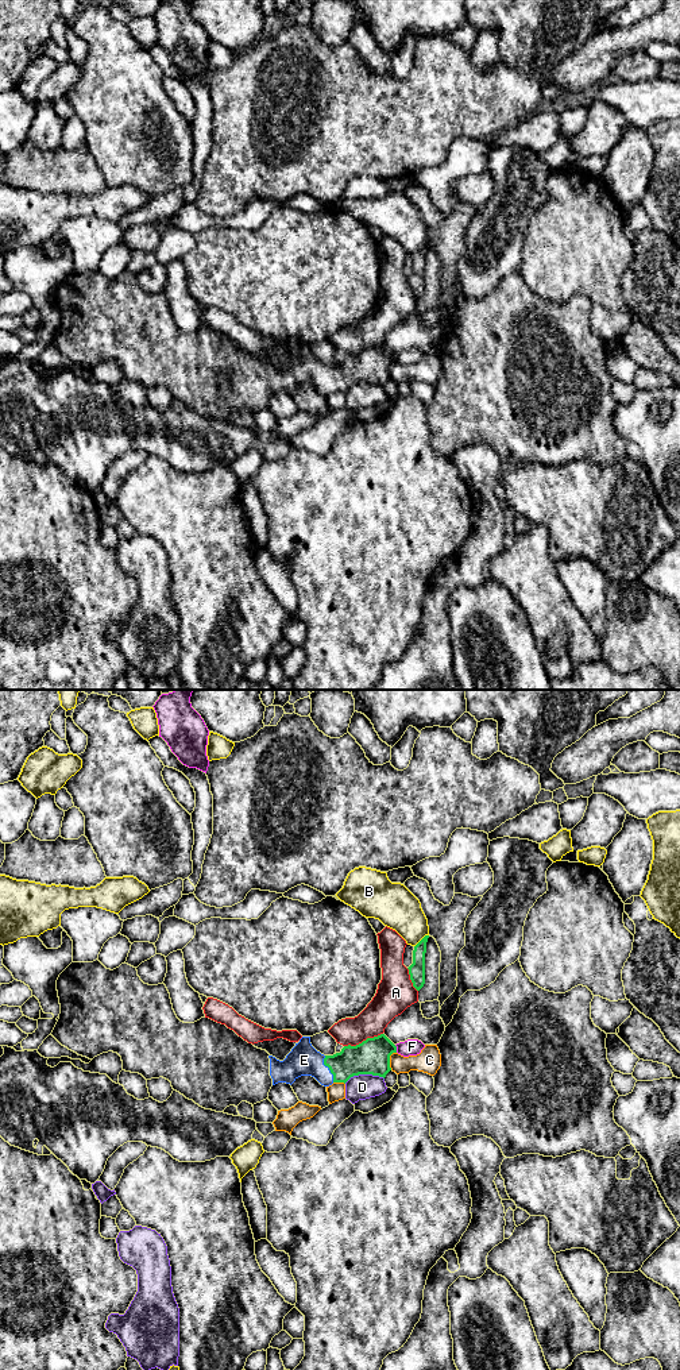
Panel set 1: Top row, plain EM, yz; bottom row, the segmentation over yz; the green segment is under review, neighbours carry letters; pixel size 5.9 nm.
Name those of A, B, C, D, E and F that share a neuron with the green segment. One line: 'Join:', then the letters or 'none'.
Join: E

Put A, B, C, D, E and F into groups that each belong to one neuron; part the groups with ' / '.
A B / C / D / E / F

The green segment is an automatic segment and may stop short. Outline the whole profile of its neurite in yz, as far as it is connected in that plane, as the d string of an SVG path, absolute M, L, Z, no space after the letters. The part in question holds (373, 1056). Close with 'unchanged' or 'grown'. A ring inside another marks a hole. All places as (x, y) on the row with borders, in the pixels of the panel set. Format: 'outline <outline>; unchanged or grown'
outline M98 960L93 962L72 962L58 977L57 991L61 1004L59 1019L51 1035L65 1047L78 1056L93 1060L94 1057L113 1051L121 1057L123 1070L139 1073L146 1080L163 1077L171 1083L174 1091L193 1100L205 1109L223 1112L227 1107L237 1107L242 1101L256 1104L268 1097L273 1085L278 1083L293 1084L301 1076L312 1076L321 1085L347 1083L359 1074L386 1077L391 1070L390 1056L397 1053L397 1046L385 1035L367 1038L356 1046L344 1046L340 1053L324 1056L317 1051L310 1037L302 1037L283 1061L270 1056L266 1050L255 1047L225 1024L209 1018L201 1018L194 1023L181 1022L171 1004L166 985L144 984L138 976L136 968L121 964L119 968L107 969Z; grown

